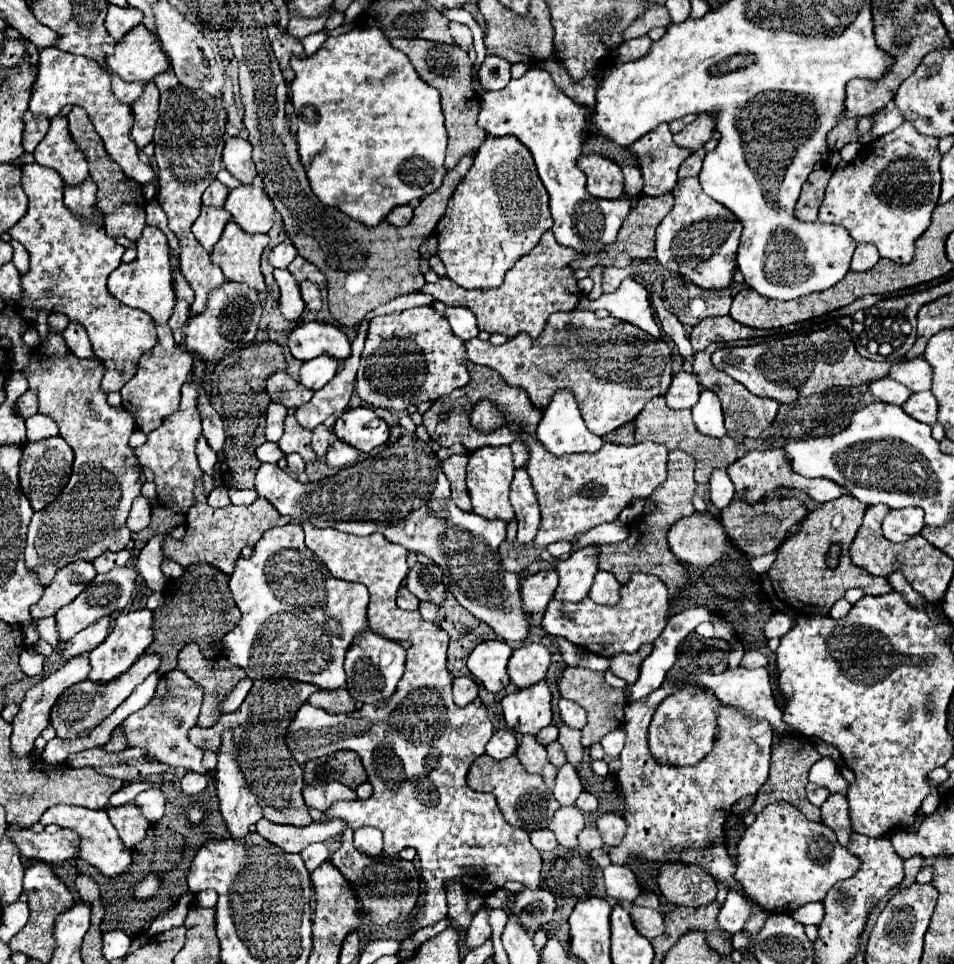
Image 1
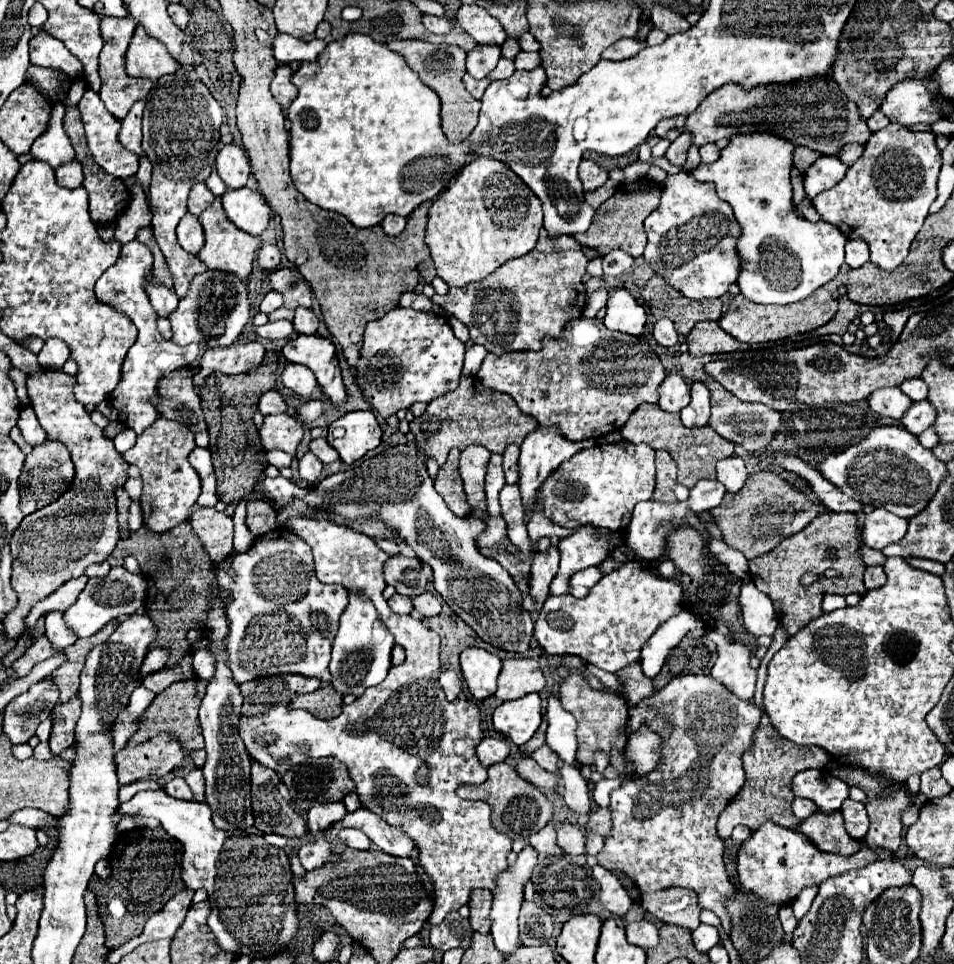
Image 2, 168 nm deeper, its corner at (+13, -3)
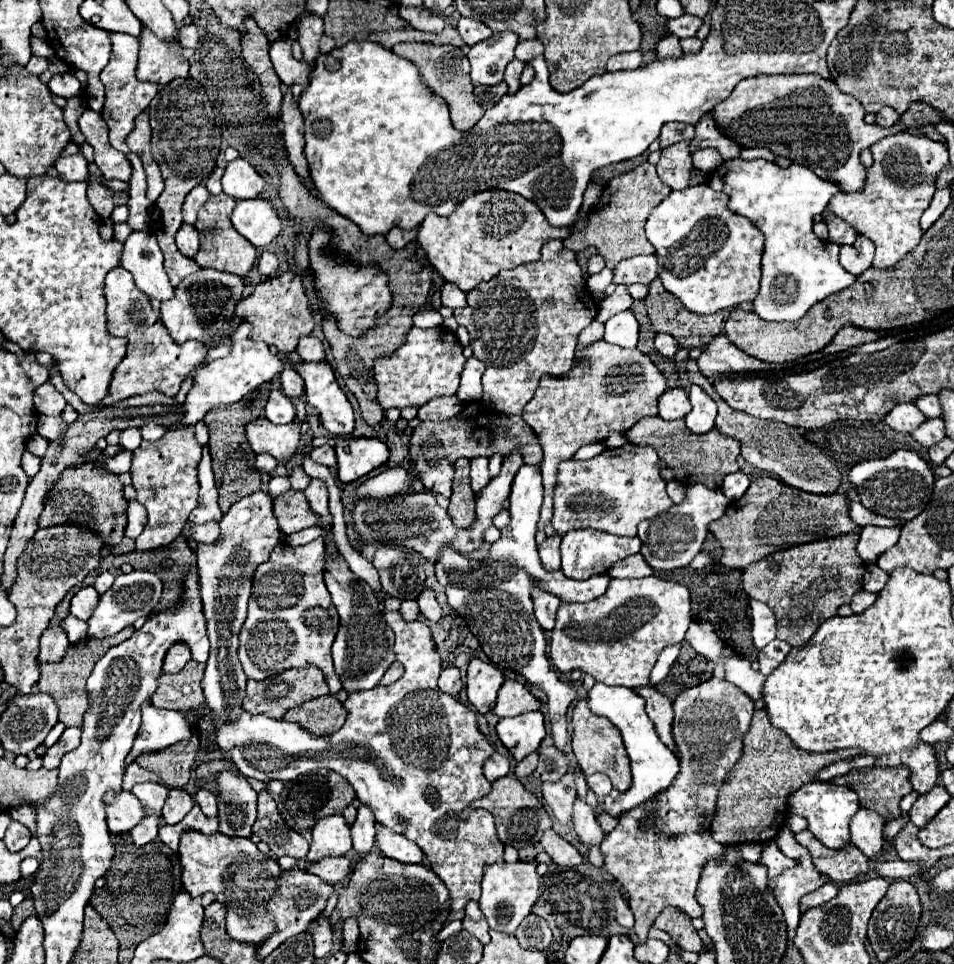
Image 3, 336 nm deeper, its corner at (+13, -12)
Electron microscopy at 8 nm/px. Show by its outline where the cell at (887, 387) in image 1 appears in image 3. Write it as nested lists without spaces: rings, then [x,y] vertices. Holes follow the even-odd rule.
[[[896,404],[894,410],[884,418],[884,422],[898,432],[910,434],[914,432],[914,428],[926,422],[926,416],[914,404]]]

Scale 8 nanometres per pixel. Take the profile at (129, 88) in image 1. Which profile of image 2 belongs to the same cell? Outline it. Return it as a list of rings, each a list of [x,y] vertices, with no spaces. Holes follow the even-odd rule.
[[[102,17],[100,19],[100,31],[102,31],[102,39],[104,39],[104,49],[100,53],[100,79],[102,79],[102,89],[100,89],[100,99],[106,105],[106,109],[118,117],[124,119],[126,113],[130,111],[130,107],[138,101],[138,99],[146,99],[148,91],[152,89],[152,81],[150,79],[132,79],[126,75],[124,71],[124,53],[126,47],[132,39],[136,23],[132,21],[132,17],[122,17],[122,19],[114,19],[114,17]]]

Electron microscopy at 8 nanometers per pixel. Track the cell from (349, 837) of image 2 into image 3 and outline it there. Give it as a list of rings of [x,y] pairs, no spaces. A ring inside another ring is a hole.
[[[356,800],[358,804],[358,818],[352,824],[352,838],[354,838],[354,850],[360,854],[366,854],[372,850],[374,846],[374,836],[376,836],[376,818],[370,812],[370,806],[362,804],[360,800]]]

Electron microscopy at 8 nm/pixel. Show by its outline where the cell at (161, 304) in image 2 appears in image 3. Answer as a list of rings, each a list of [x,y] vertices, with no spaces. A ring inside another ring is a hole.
[[[132,232],[124,242],[120,256],[120,266],[132,272],[138,288],[148,296],[160,302],[174,296],[174,288],[164,270],[162,250],[152,232]]]

